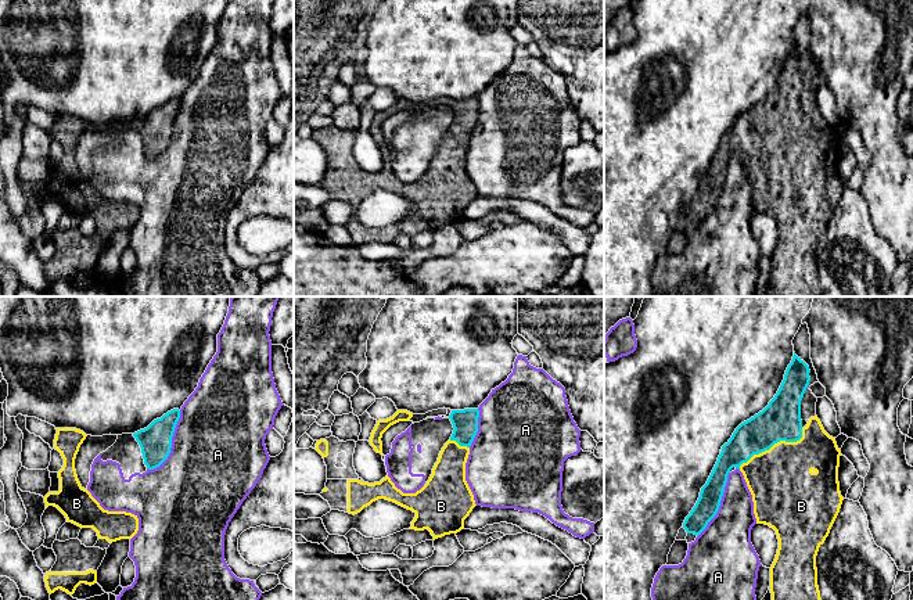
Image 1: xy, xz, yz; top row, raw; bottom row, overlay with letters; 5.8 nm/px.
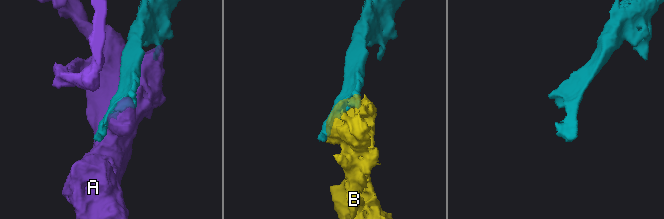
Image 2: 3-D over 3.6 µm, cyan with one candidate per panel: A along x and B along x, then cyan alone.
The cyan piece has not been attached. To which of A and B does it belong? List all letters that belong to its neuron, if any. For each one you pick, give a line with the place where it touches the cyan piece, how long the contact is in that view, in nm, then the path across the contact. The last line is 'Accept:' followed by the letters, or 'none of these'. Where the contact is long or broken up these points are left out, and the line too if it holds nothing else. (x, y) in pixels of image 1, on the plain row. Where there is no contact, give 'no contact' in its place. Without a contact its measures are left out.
B: yz (773, 133) | 440 nm
Accept: B

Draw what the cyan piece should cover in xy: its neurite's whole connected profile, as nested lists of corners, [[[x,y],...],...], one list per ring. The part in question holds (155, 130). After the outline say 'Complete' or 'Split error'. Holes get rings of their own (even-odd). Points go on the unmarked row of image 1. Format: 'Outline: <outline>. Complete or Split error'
Outline: [[[173,98],[154,109],[147,118],[133,123],[141,137],[144,154],[148,159],[159,157],[168,148],[179,108],[180,100]]]. Complete

